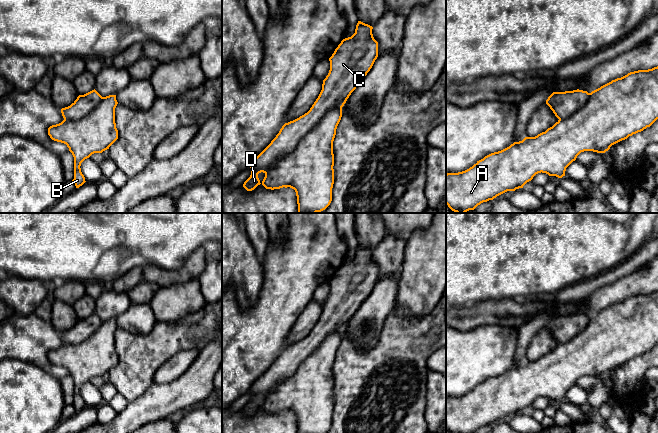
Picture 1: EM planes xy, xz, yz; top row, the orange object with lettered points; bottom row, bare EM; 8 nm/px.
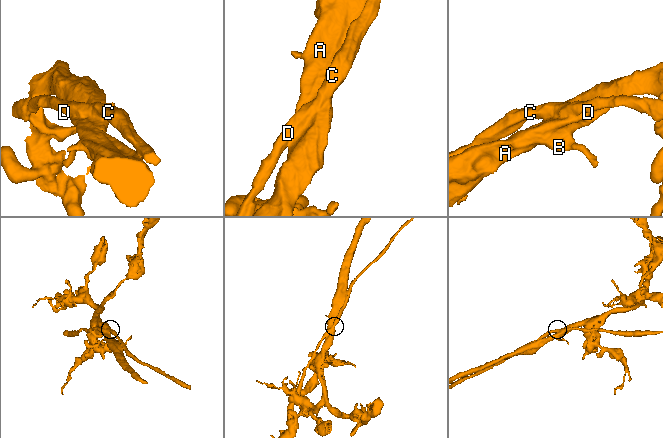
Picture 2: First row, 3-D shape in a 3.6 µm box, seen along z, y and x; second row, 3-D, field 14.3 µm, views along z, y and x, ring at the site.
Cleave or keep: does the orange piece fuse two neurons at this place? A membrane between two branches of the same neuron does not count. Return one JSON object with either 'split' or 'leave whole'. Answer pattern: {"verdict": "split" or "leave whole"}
{"verdict": "leave whole"}

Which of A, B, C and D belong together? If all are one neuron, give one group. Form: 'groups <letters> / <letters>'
groups A B C D

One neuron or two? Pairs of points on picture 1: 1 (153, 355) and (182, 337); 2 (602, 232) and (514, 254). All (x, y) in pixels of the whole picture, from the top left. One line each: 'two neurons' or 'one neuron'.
1: one neuron
2: one neuron

